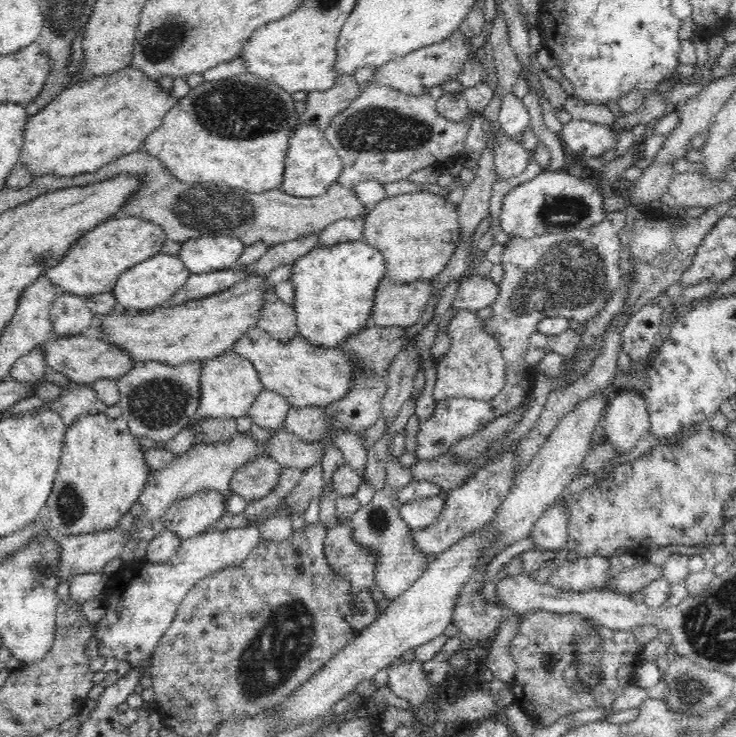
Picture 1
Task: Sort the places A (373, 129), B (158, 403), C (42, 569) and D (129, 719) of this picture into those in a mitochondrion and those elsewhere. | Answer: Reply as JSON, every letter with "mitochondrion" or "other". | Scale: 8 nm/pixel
{"A":"mitochondrion","B":"mitochondrion","C":"mitochondrion","D":"other"}

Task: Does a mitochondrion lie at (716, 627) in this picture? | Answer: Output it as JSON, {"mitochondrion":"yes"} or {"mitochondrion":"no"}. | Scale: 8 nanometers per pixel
{"mitochondrion":"yes"}

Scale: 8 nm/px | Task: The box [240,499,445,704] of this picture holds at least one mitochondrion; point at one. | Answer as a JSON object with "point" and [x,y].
{"point":[379,524]}

